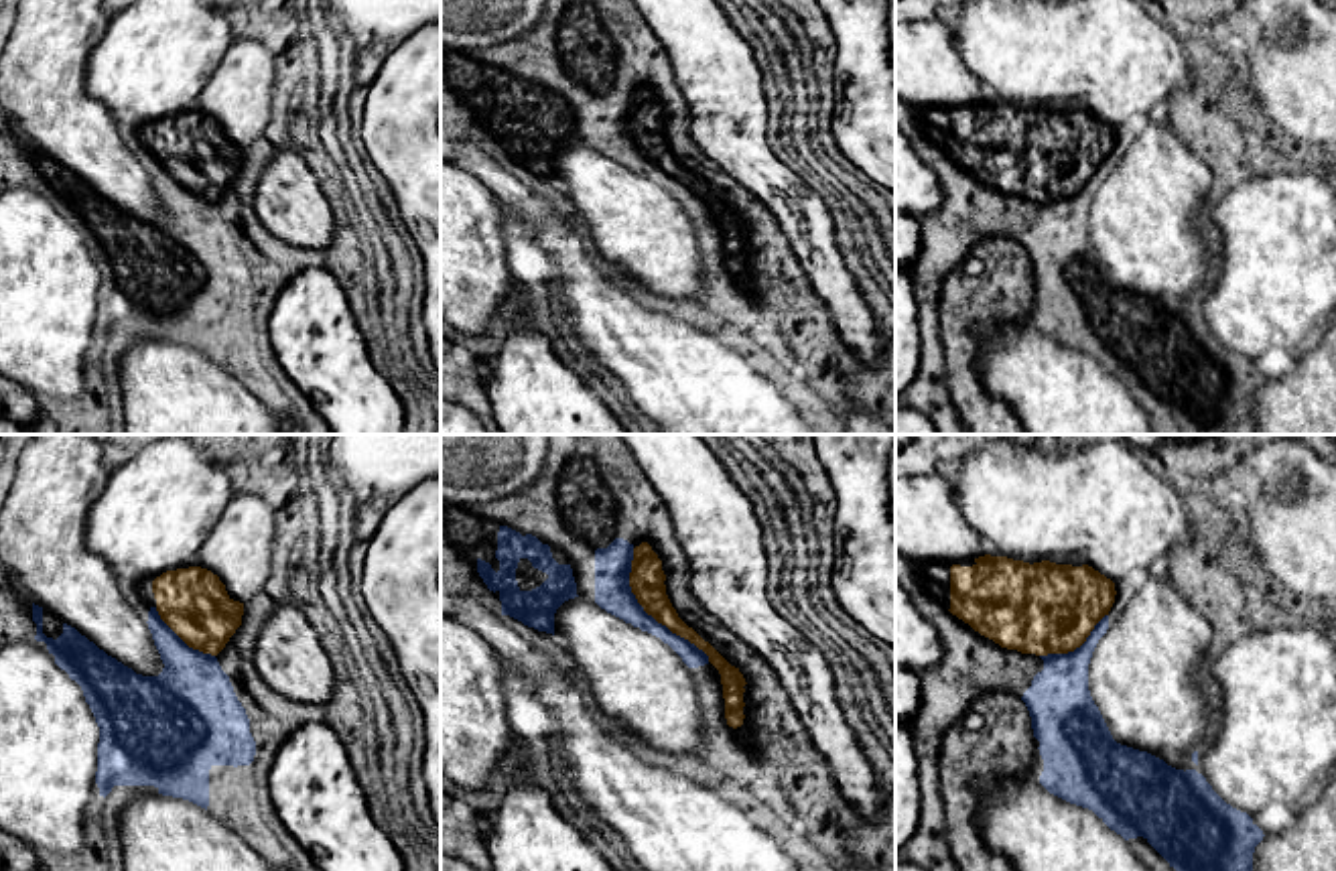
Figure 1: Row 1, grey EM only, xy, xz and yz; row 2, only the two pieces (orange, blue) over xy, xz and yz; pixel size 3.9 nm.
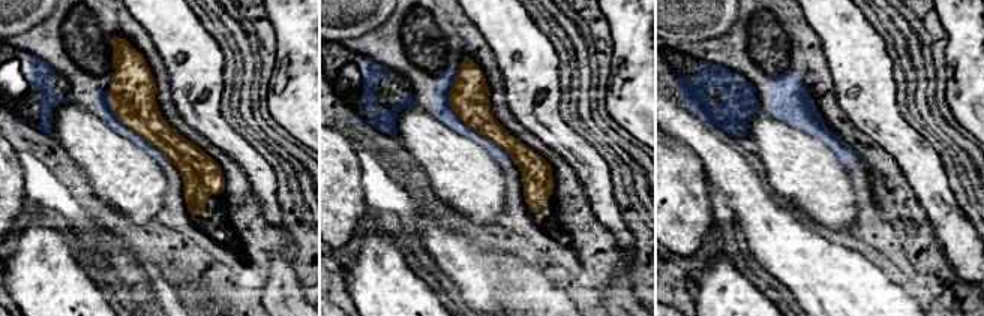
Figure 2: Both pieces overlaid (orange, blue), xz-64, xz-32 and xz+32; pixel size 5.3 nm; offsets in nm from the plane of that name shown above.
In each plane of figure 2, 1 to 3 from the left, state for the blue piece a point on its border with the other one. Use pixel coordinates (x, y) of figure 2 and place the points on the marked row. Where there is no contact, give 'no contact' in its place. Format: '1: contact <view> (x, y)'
1: contact xz-64 (131, 132)
2: contact xz-32 (462, 120)
3: no contact

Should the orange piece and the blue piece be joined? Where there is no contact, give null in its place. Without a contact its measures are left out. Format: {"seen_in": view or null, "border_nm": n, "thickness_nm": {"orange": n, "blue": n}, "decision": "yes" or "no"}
{"seen_in": "xz", "border_nm": 550, "thickness_nm": {"orange": 140, "blue": 140}, "decision": "no"}

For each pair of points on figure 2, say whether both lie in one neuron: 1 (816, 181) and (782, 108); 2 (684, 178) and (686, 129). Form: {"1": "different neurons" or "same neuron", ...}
{"1": "same neuron", "2": "different neurons"}

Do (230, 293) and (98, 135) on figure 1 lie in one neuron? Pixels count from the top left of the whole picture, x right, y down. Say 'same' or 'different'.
same

